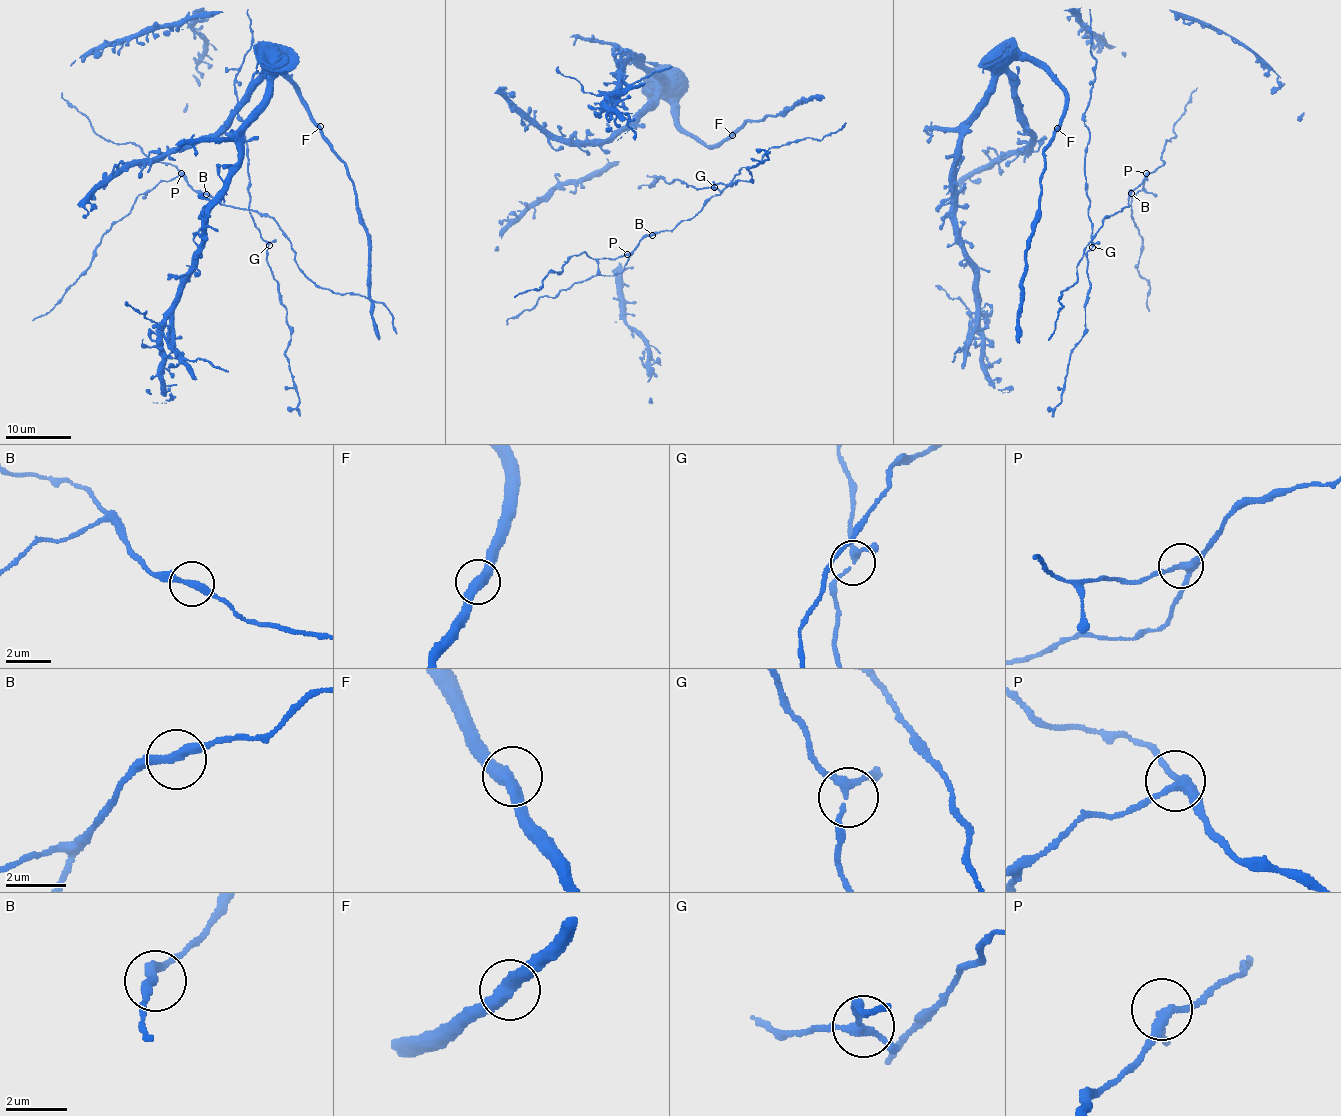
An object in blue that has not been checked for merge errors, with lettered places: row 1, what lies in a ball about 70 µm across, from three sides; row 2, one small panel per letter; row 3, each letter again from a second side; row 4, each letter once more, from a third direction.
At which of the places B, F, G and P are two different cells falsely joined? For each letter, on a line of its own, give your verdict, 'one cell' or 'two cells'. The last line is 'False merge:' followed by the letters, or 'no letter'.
B: one cell
F: one cell
G: one cell
P: one cell
False merge: no letter

